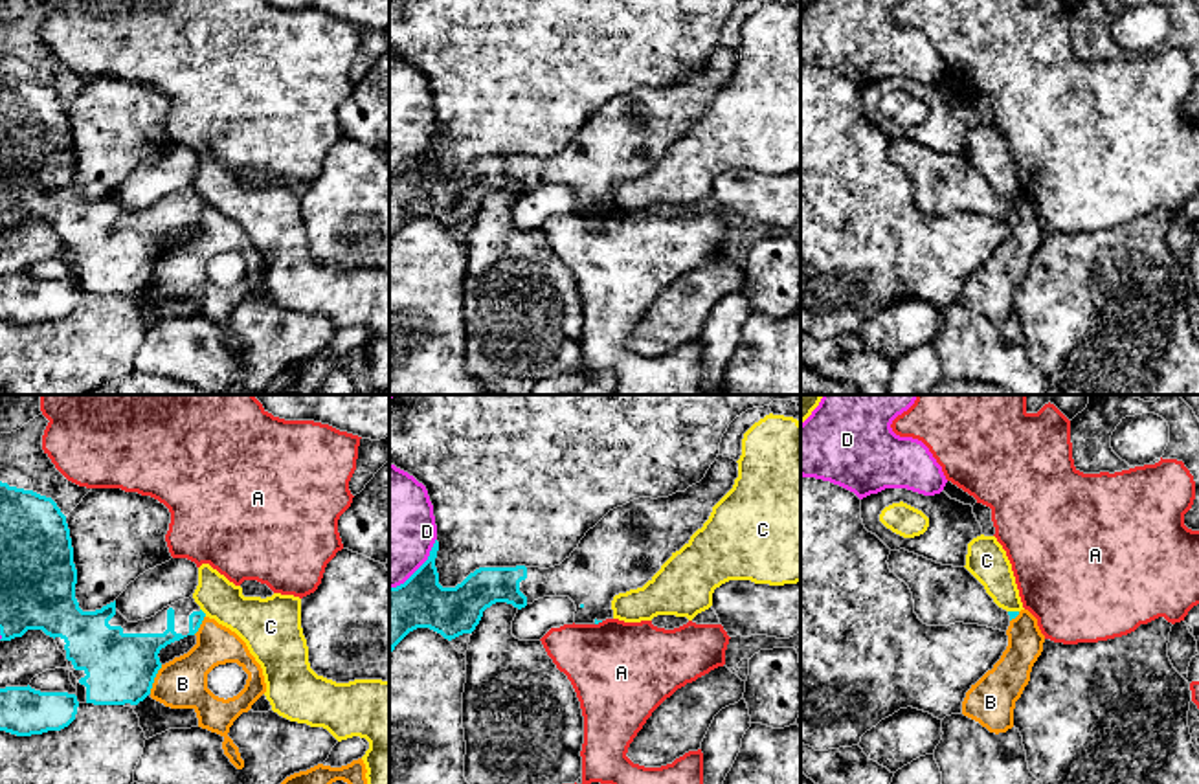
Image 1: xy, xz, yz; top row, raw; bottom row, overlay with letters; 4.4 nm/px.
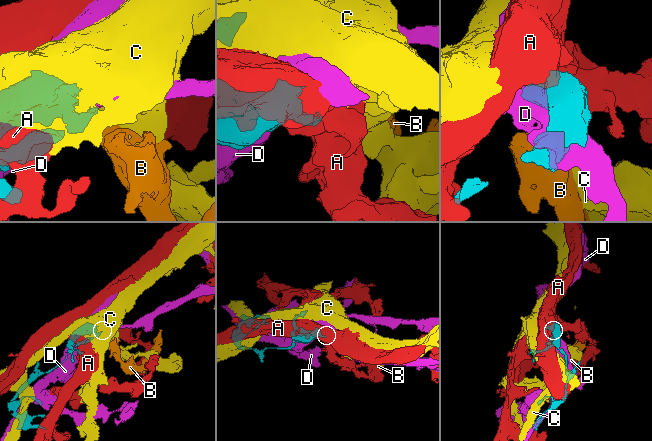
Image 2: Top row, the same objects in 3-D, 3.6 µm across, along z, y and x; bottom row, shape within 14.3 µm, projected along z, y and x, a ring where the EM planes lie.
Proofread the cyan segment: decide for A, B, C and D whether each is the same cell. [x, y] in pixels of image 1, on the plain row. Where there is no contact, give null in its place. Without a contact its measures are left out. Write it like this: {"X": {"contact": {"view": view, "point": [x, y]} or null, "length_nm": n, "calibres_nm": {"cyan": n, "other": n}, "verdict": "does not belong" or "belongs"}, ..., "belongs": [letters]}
{"A": {"contact": {"view": "xz", "point": [599, 210]}, "length_nm": 40, "calibres_nm": {"cyan": 20, "other": 440}, "verdict": "does not belong"}, "B": {"contact": {"view": "xy", "point": [153, 268]}, "length_nm": 140, "calibres_nm": {"cyan": 300, "other": 220}, "verdict": "does not belong"}, "C": {"contact": {"view": "xy", "point": [202, 201]}, "length_nm": 50, "calibres_nm": {"cyan": 80, "other": 220}, "verdict": "does not belong"}, "D": {"contact": {"view": "xz", "point": [419, 156]}, "length_nm": 300, "calibres_nm": {"cyan": 240, "other": 400}, "verdict": "does not belong"}, "belongs": []}

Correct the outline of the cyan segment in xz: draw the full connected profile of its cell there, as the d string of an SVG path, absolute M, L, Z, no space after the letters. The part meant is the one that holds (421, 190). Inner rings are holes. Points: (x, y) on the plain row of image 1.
M718 44L705 66L668 86L639 86L610 99L586 121L578 136L560 154L540 156L479 156L455 176L443 176L435 147L435 129L428 149L400 174L389 176L389 244L395 235L413 218L430 217L452 230L472 222L483 200L496 191L507 191L521 198L543 185L569 185L575 195L575 213L599 213L613 207L611 189L619 182L643 176L661 154L703 116L712 95L733 77L738 66L738 51Z

